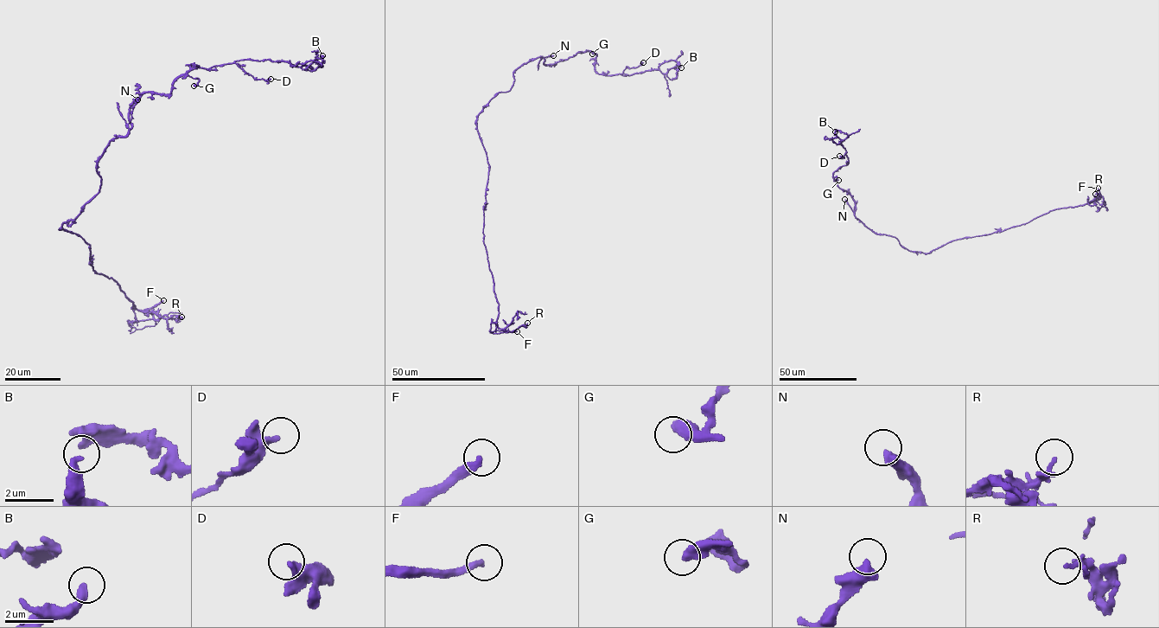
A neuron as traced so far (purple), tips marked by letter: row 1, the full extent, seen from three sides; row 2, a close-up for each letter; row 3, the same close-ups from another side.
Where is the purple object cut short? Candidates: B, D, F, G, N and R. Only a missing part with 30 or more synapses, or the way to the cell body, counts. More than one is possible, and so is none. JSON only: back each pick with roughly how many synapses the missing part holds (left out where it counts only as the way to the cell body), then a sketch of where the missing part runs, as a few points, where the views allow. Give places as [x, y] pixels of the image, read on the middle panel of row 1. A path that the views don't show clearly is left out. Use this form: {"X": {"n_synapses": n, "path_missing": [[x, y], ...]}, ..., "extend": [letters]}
{"F": {"path_missing": [[517, 331], [520, 327], [533, 330], [538, 355], [529, 369], [531, 376], [522, 374]]}, "extend": ["F"]}

